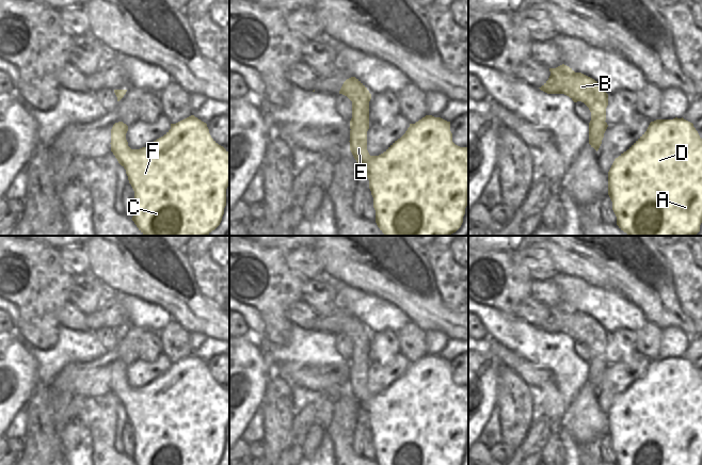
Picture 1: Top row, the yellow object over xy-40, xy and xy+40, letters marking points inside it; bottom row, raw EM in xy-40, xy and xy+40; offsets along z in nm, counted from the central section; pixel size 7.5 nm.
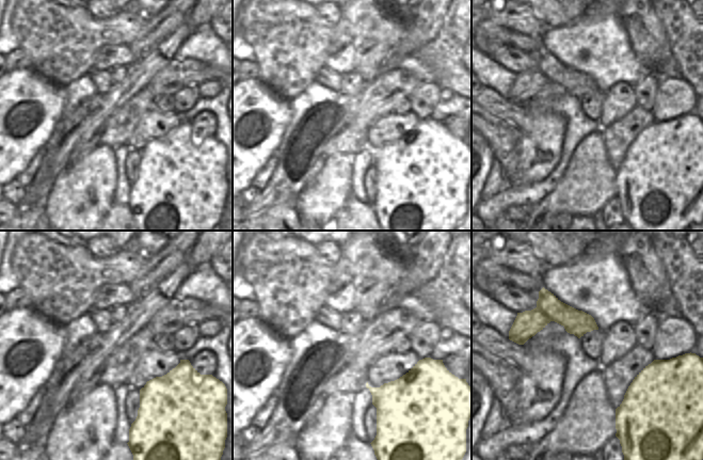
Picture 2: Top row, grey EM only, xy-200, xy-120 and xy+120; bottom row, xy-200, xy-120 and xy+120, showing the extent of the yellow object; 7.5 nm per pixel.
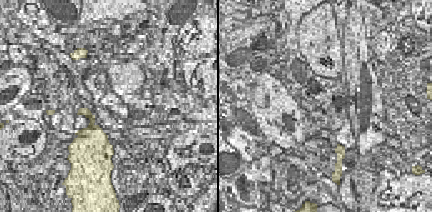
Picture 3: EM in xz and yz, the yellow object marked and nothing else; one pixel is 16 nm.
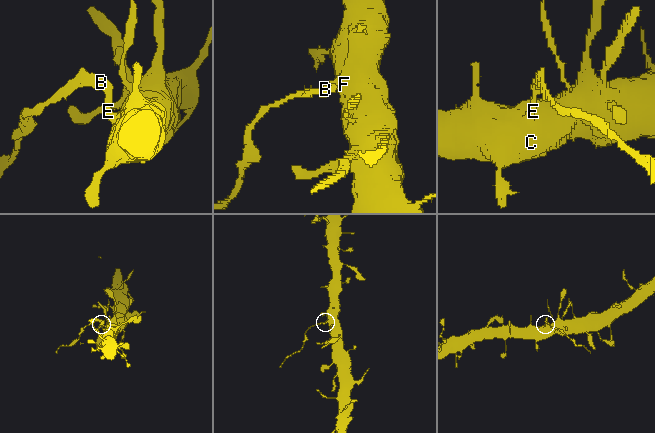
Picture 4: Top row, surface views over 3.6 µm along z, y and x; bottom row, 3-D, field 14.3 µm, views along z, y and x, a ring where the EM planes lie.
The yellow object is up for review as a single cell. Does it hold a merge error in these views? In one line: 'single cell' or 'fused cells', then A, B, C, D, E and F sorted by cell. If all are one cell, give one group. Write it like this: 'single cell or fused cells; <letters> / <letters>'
fused cells; A C D E F / B

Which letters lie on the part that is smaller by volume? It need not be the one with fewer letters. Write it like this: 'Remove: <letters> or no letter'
Remove: B

